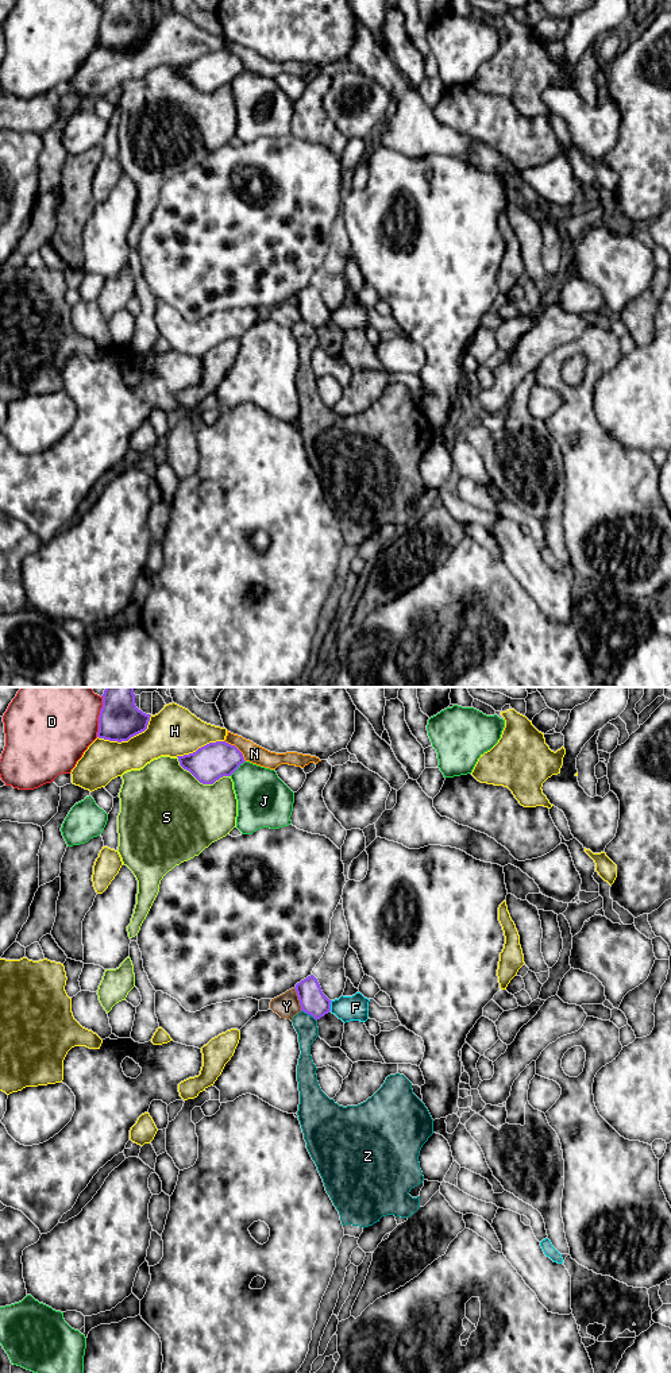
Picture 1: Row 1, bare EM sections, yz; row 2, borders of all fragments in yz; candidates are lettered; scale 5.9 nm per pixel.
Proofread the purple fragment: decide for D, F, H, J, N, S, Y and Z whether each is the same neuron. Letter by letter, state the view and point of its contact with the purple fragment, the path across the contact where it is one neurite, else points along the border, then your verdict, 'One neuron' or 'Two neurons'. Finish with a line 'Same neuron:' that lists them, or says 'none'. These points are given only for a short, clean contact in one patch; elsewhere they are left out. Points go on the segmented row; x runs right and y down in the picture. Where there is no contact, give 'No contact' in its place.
D: Touches purple at yz (99, 716). Two neurons
F: Touches purple at yz (330, 1006). Boundary: yz (332, 1001), (330, 1010). Two neurons
H: Touches purple at yz (127, 740). Two neurons
J: Touches purple at yz (236, 768). Two neurons
N: Touches purple at yz (236, 748). Two neurons
S: Touches purple at yz (201, 782). Two neurons
Y: Touches purple at yz (299, 999). Two neurons
Z: Touches purple at yz (309, 1014). Boundary: yz (301, 1010), (316, 1021). Two neurons
Same neuron: none

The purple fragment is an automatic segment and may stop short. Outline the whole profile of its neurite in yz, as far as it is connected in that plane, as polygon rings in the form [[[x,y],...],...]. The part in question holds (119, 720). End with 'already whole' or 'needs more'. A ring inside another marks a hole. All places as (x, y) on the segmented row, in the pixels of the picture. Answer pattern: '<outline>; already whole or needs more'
[[[105,687],[101,697],[99,738],[122,743],[147,729],[151,716],[136,707],[134,687]]]; already whole

